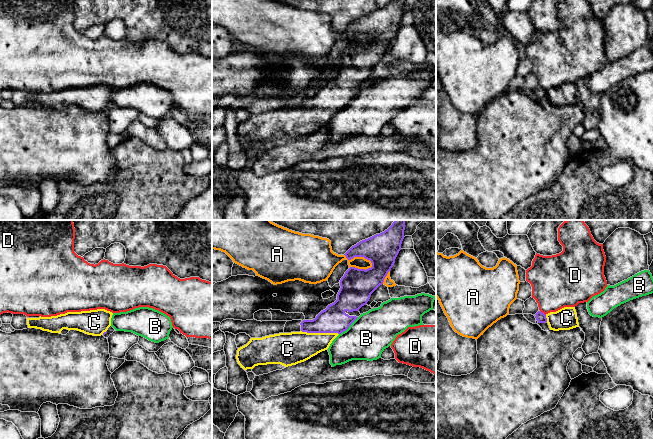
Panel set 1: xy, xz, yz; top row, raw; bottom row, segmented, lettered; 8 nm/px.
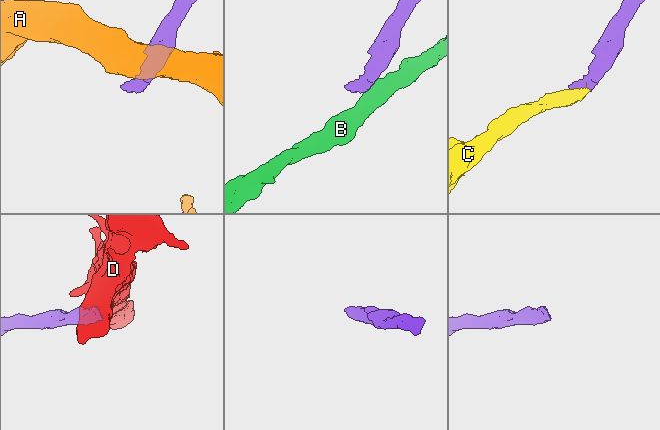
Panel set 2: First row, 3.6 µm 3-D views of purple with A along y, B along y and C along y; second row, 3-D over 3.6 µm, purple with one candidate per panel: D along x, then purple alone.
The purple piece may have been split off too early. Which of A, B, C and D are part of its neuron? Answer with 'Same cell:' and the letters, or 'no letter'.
Same cell: C

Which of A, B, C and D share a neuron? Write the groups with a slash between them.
A / B / C / D

